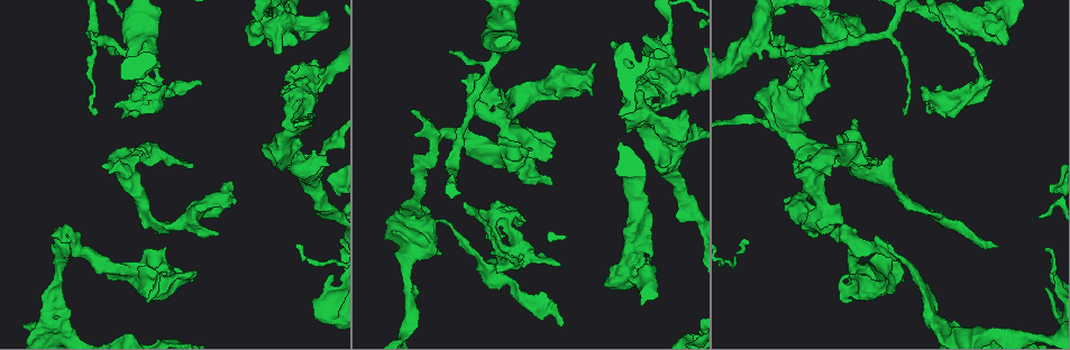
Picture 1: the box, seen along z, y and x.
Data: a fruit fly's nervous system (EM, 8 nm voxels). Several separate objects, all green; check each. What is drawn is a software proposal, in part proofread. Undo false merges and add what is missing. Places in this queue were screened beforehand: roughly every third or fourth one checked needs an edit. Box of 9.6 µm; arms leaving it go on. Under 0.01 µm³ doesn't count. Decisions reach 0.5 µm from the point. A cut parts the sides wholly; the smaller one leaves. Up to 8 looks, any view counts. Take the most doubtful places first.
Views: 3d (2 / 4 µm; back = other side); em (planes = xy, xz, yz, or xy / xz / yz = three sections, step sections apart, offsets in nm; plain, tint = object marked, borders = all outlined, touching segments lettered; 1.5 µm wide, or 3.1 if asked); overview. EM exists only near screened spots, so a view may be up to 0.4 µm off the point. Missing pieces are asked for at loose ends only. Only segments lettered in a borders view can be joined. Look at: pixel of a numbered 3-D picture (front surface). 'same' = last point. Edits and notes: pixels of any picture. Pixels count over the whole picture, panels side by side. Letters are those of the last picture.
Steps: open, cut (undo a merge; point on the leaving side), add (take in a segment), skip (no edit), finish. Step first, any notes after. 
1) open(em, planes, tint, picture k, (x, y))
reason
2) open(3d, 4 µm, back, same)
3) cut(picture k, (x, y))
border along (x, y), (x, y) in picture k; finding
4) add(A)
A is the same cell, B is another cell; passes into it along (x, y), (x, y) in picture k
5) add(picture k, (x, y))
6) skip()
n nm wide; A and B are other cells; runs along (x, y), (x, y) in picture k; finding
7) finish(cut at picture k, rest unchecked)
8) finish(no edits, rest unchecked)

open(em, xy, step 8, borders, picture 1, (585, 81))
calibre changes

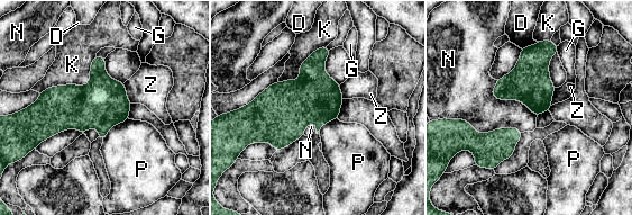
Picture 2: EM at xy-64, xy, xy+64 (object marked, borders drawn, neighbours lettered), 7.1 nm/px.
skip()
360 nm wide; D, G, K, N, P and Z are other cells; border along (128, 118), (116, 124), (103, 141) in picture 2; continuous, no second neuron

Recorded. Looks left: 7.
open(3d, 2 µm, picture 1, (317, 213))
free end

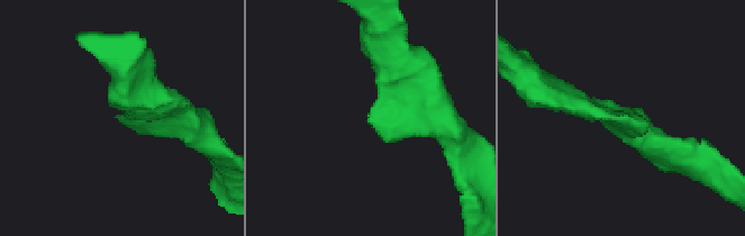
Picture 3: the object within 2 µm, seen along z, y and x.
open(em, yz, step 8, tint, picture 3, (370, 119))
need the tissue

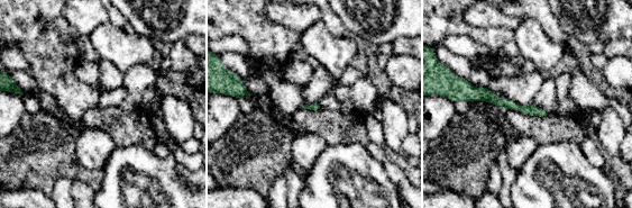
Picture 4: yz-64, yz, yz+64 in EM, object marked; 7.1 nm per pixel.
open(em, planes, borders, same)

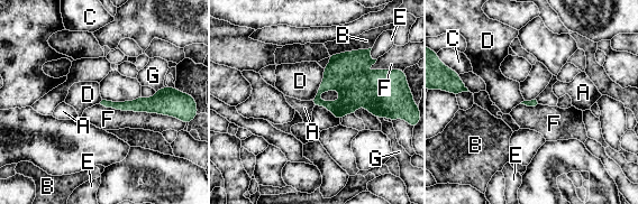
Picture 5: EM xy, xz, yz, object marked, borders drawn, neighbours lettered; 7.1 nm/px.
skip()
A, B, C, D, E, F and G are other cells; runs along (167, 94), (156, 104), (106, 103) in picture 5; none of them fits

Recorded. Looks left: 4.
open(em, planes, tint, picture 1, (856, 248))
a fork

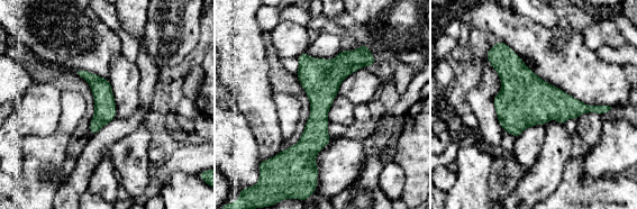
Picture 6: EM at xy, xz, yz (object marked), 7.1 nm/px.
open(em, planes, borders, same)
see the neighbours

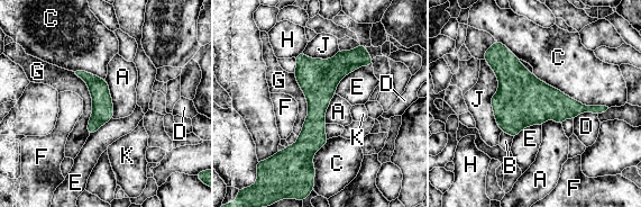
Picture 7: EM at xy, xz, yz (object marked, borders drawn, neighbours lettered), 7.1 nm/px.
skip()
280 nm wide; A, B, C, D, E, F, G, H, J and K are other cells; continuous, no second neuron

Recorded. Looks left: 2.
finish(no edits, rest unchecked)

